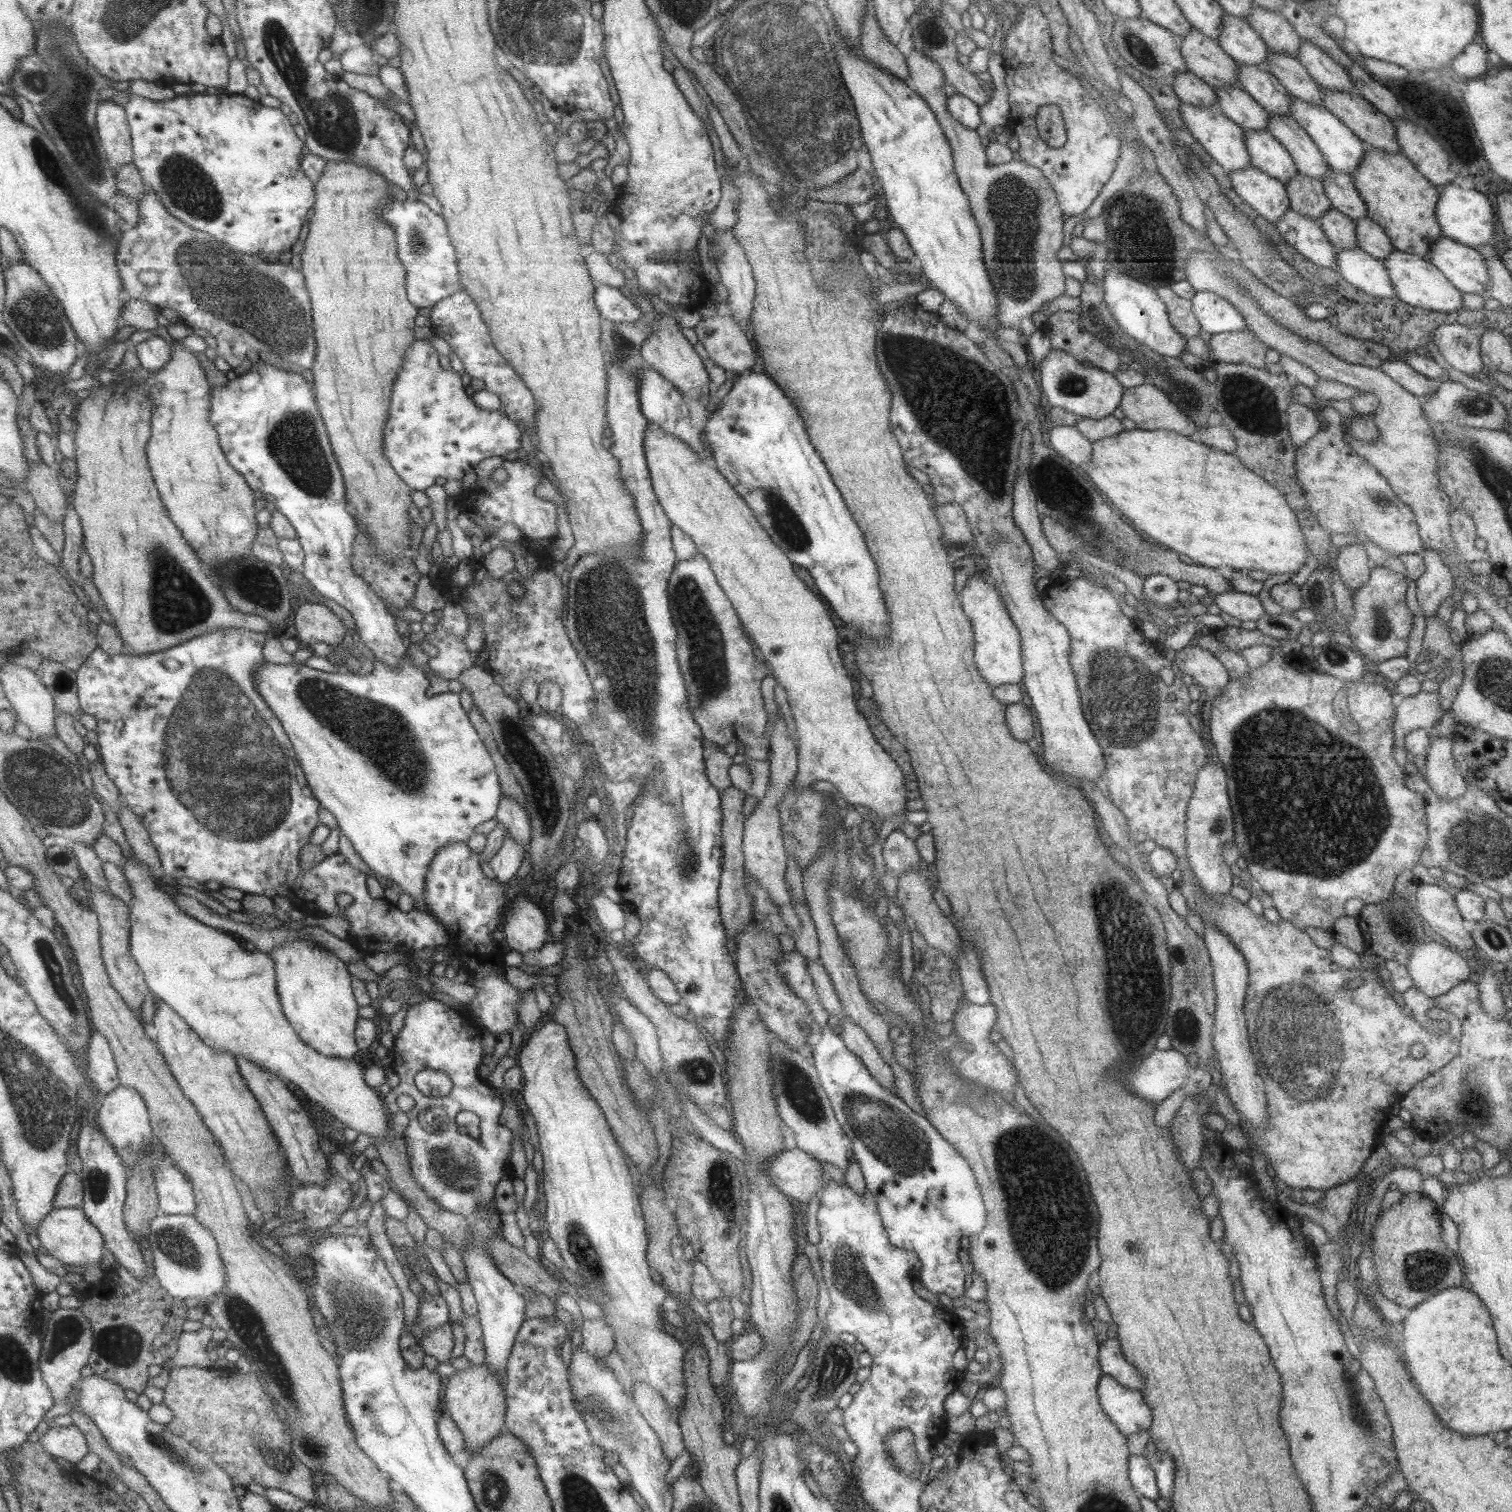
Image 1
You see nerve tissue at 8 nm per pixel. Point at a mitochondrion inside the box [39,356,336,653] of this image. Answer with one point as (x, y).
(178, 602)

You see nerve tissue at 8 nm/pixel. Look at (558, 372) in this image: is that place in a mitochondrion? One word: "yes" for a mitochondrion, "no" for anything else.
no

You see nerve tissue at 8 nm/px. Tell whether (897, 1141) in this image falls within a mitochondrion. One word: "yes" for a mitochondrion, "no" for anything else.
yes

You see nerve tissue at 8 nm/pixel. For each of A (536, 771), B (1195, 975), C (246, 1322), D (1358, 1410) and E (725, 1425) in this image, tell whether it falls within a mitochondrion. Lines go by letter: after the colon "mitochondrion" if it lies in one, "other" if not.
A: mitochondrion
B: mitochondrion
C: mitochondrion
D: mitochondrion
E: other

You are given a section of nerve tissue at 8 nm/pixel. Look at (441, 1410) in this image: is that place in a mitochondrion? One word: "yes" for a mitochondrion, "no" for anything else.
no

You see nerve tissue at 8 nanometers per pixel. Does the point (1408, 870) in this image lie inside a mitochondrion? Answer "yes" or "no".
no

